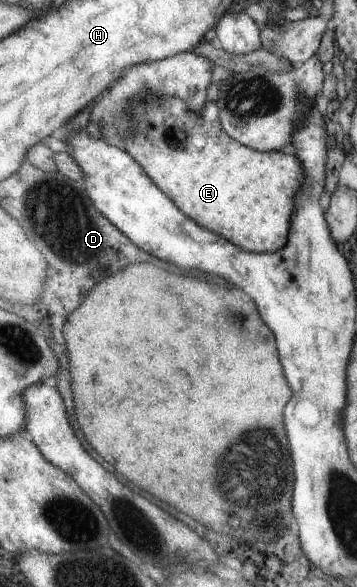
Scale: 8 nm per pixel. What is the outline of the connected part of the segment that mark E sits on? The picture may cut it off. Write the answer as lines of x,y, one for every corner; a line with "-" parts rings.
146,97
143,100
133,100
130,107
133,118
133,124
137,128
133,128
133,136
125,136
125,152
129,153
129,156
133,157
133,160
137,161
137,164
141,165
141,168
148,173
148,176
152,179
153,184
157,188
161,189
161,192
165,193
165,196
172,200
173,204
177,206
181,212
184,212
186,217
190,217
193,221
201,226
201,228
208,229
209,232
216,233
217,236
225,238
225,240
231,242
233,245
237,245
239,248
244,249
251,253
272,253
279,251
281,246
285,246
288,242
288,231
290,230
290,224
292,222
292,215
296,208
296,195
300,192
301,187
304,186
305,176
304,168
301,162
293,155
284,155
281,151
257,151
249,150
245,145
239,144
236,140
233,140
228,133
224,132
222,125
220,124
219,108
213,101
205,103
205,108
201,108
199,112
189,110
185,106
184,101
179,98
172,99
149,99

